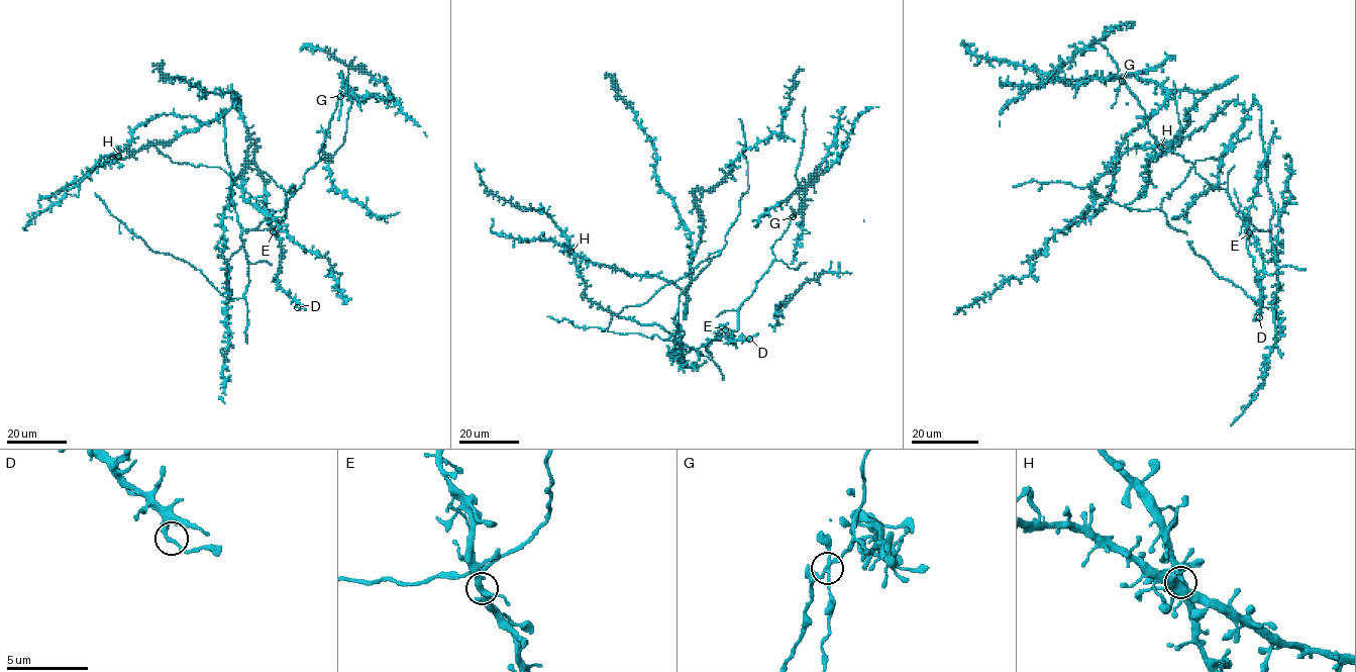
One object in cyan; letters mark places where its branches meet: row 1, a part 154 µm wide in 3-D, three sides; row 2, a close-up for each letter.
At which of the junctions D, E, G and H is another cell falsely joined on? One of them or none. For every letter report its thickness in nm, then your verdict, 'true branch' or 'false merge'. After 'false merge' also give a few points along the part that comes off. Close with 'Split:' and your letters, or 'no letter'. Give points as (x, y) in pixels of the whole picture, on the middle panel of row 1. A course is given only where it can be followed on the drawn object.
D: calibre 200 nm; true branch
E: calibre 360 nm; true branch
G: calibre 200 nm; false merge
H: calibre 240 nm; true branch
Split: G

